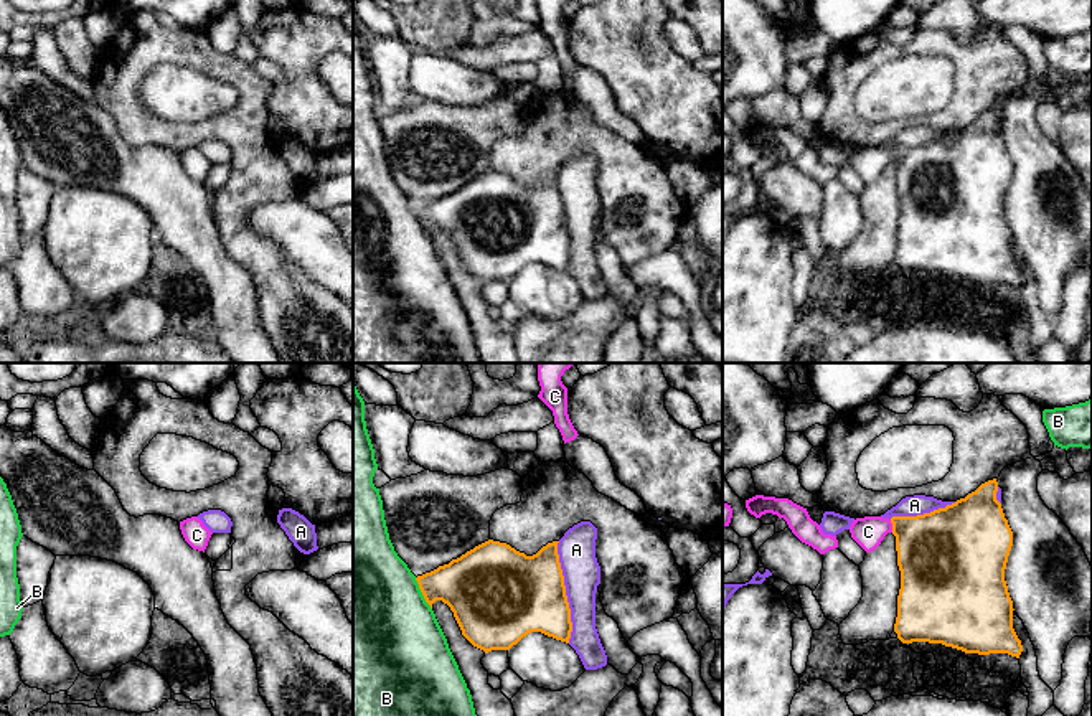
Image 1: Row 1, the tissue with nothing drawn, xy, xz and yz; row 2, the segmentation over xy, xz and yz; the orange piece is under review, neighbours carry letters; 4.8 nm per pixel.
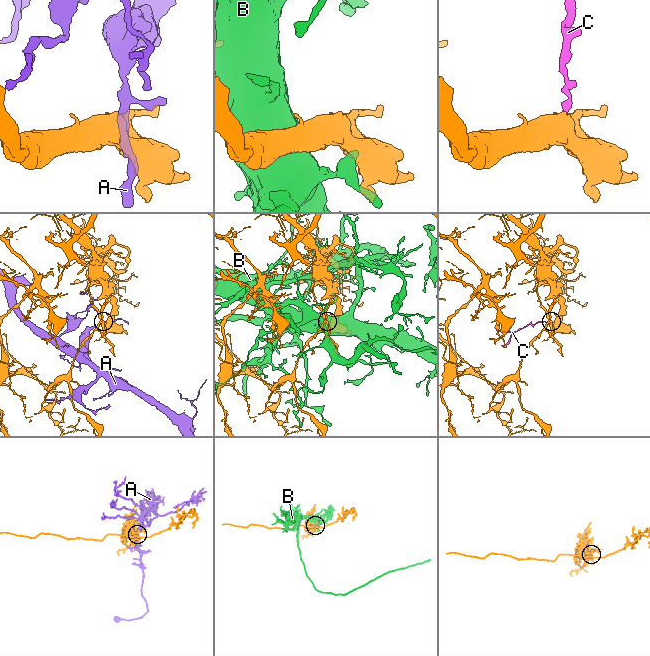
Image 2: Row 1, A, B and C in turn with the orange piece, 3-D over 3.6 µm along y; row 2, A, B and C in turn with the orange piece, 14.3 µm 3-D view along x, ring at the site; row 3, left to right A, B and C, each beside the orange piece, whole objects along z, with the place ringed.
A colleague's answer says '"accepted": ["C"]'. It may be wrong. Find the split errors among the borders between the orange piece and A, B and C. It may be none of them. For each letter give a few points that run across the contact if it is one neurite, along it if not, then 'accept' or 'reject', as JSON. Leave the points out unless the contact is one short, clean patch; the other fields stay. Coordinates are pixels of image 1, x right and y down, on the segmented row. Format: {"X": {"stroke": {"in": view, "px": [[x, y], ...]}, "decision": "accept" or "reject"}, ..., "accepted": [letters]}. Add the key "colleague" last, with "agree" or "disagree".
{"A": {"decision": "reject"}, "B": {"decision": "reject"}, "C": {"stroke": {"in": "yz", "px": [[937, 551], [906, 528], [893, 527], [876, 527], [868, 532]]}, "decision": "accept"}, "accepted": ["C"], "colleague": "agree"}

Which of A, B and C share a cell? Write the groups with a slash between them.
A / B / C

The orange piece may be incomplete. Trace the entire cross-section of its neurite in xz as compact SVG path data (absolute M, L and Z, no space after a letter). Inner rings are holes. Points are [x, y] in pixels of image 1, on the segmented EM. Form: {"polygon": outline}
{"polygon": "M488 539L416 581L431 609L435 601L447 604L462 635L485 653L510 650L531 632L569 643L572 622L558 543L526 556Z"}

